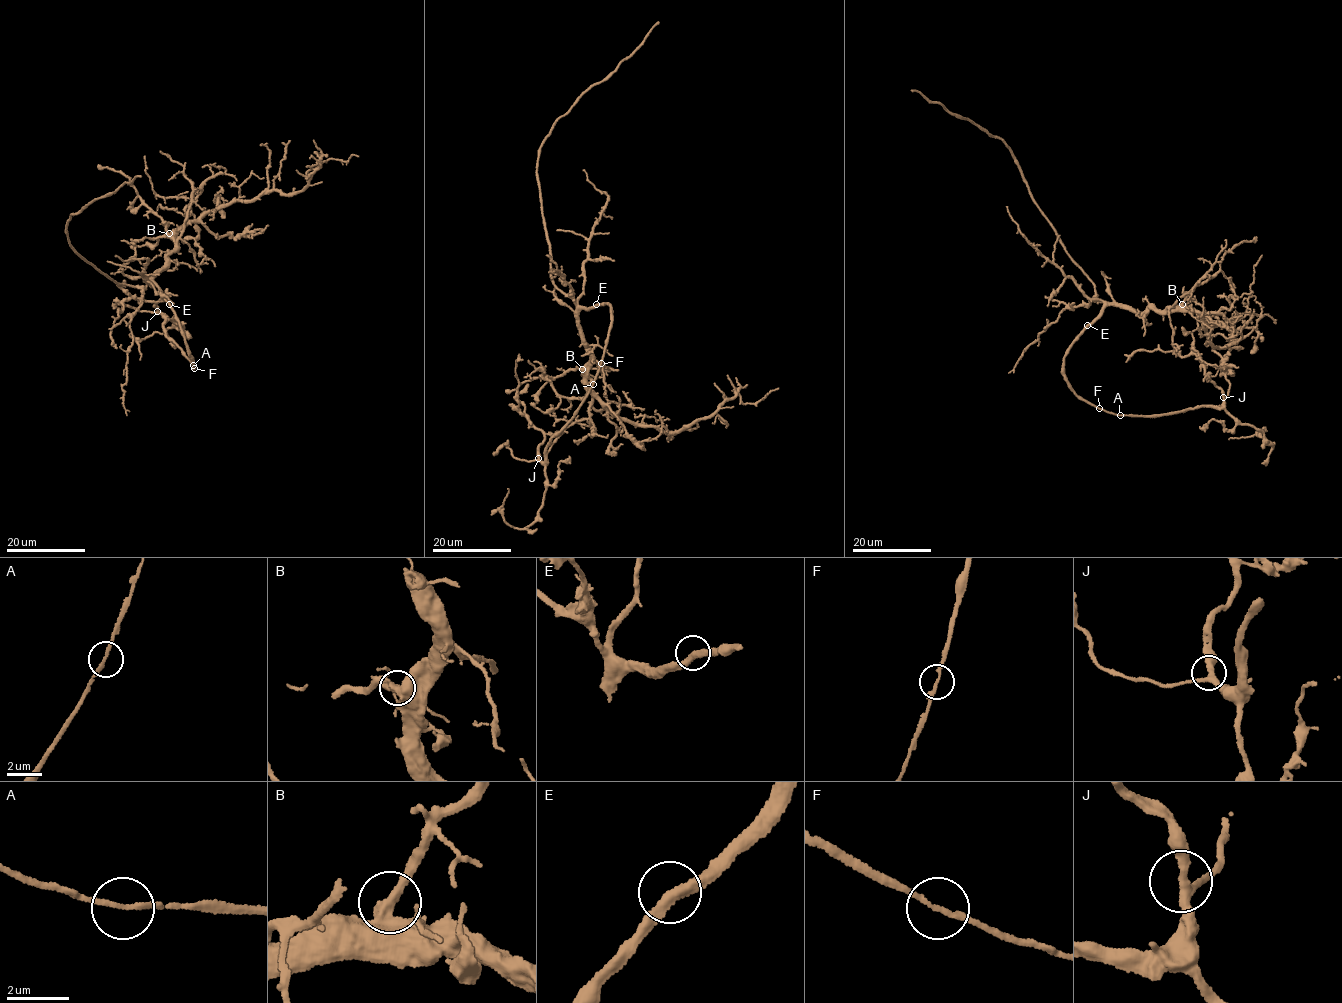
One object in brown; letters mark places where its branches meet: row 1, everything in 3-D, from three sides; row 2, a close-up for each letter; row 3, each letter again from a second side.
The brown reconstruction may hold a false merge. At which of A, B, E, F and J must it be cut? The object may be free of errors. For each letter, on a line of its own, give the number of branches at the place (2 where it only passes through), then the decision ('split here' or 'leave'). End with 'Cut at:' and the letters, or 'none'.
A: branches 2; leave
B: branches 2; leave
E: branches 2; leave
F: branches 2; leave
J: branches 3; leave
Cut at: none

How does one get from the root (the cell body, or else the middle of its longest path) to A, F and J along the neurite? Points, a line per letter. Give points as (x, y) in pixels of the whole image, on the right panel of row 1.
A: (1087, 327), (1065, 356), (1066, 381), (1081, 399), (1119, 416)
F: (1087, 327), (1065, 356), (1064, 372), (1069, 387), (1099, 408)
J: (1087, 327), (1065, 356), (1064, 372), (1069, 387), (1101, 409), (1122, 415), (1158, 415), (1218, 407), (1223, 397)

